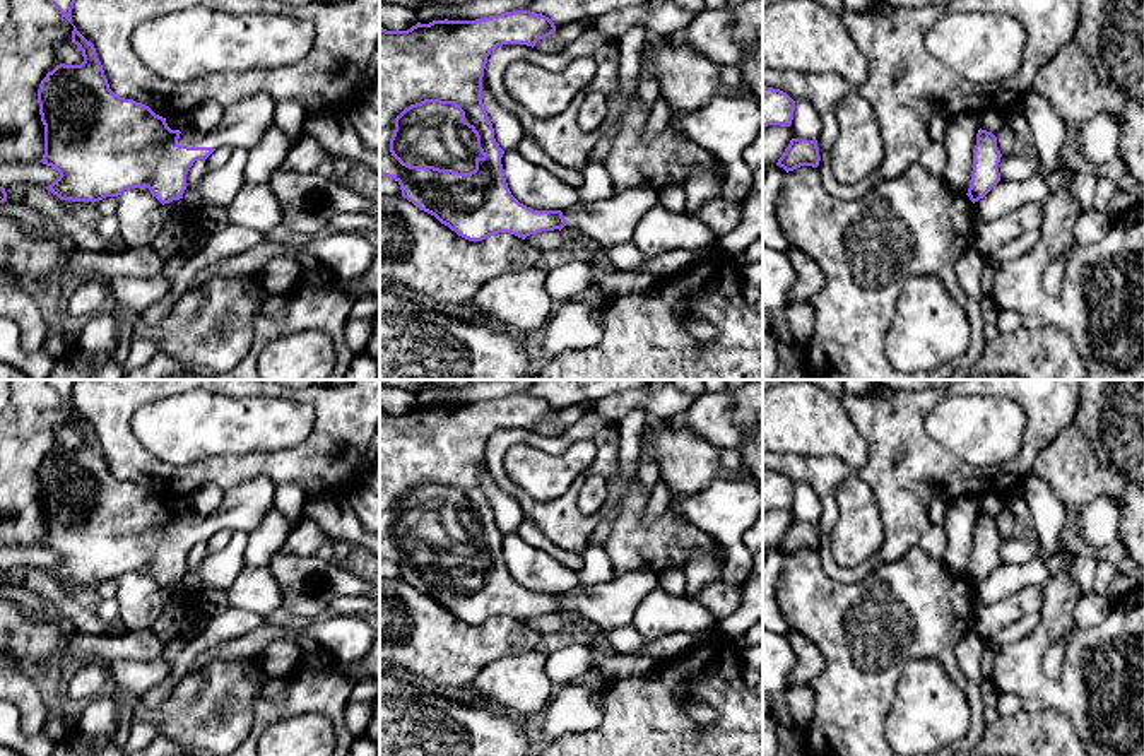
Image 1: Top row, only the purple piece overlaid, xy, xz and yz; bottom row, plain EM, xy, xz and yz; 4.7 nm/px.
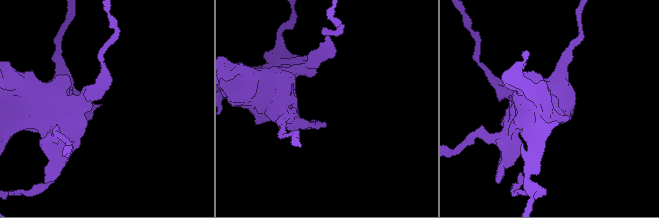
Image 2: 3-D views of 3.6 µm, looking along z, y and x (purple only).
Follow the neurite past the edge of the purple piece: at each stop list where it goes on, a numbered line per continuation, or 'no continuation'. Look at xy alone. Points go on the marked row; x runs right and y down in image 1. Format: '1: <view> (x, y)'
1: xy (243, 125)

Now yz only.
no continuation

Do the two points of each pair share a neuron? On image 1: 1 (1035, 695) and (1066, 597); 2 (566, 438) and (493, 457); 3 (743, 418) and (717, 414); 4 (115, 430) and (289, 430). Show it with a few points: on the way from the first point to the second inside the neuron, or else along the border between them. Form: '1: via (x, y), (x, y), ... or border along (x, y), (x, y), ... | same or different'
1: via (1035, 671), (1035, 645), (1057, 621) | same
2: via (548, 442), (510, 438) | same
3: border along (732, 397), (732, 416), (744, 430) | different
4: border along (156, 397), (134, 414), (132, 433), (159, 460) | different

